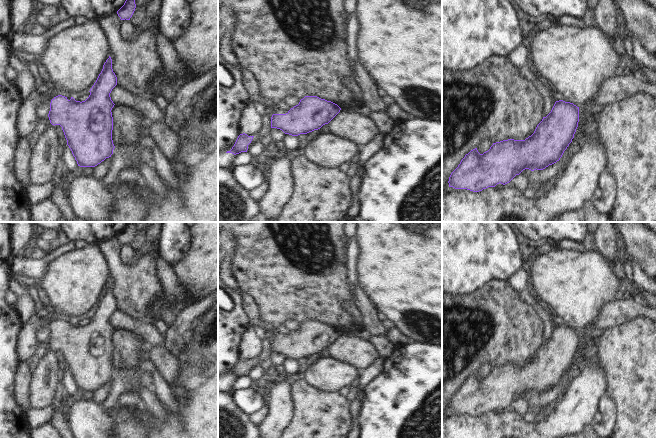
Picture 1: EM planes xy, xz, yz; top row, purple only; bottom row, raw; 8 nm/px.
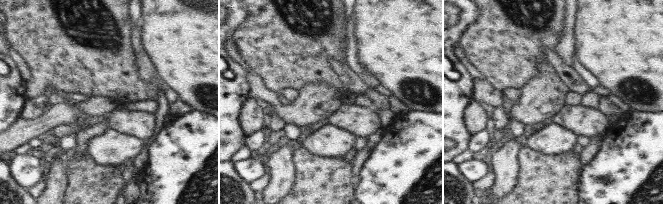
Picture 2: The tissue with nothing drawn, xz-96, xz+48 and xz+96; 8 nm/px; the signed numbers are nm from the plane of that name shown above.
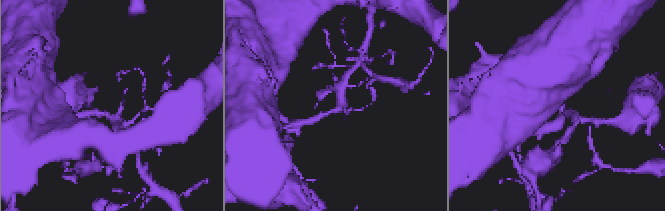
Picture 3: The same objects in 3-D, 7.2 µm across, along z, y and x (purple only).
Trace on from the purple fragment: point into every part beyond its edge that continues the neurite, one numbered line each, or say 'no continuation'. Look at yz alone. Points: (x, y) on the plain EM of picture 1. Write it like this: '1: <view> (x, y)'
no continuation

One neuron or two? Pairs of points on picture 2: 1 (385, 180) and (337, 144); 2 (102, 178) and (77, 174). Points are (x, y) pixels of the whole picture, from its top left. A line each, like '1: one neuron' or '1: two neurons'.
1: two neurons
2: one neuron

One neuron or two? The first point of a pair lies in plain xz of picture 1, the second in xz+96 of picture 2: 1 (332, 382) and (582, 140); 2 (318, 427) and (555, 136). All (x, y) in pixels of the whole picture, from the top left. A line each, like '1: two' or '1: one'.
1: two
2: two

